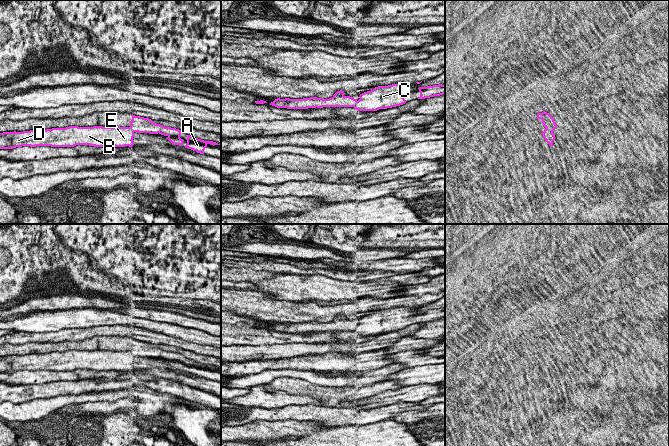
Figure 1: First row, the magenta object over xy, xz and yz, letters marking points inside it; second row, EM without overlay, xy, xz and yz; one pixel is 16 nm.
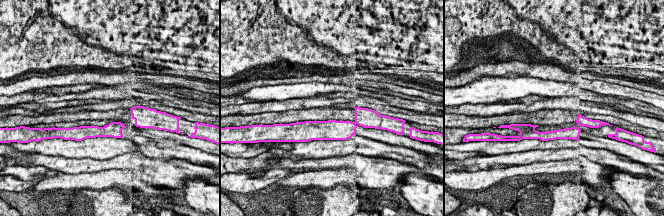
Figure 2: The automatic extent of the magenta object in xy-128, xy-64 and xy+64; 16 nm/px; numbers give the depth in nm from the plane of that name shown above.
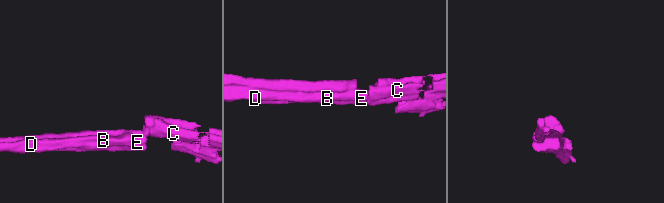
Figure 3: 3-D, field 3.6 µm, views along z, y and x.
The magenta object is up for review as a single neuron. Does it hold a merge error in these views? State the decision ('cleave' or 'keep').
keep

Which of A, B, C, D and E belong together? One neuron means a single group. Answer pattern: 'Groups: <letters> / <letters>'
Groups: A B C D E

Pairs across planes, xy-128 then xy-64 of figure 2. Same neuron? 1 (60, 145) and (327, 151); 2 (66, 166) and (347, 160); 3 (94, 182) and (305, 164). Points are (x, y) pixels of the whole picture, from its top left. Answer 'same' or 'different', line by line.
1: same
2: same
3: different

